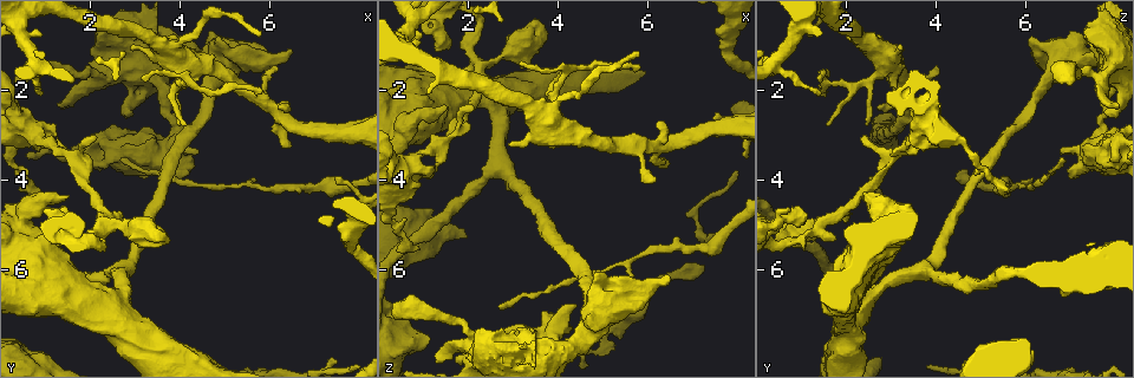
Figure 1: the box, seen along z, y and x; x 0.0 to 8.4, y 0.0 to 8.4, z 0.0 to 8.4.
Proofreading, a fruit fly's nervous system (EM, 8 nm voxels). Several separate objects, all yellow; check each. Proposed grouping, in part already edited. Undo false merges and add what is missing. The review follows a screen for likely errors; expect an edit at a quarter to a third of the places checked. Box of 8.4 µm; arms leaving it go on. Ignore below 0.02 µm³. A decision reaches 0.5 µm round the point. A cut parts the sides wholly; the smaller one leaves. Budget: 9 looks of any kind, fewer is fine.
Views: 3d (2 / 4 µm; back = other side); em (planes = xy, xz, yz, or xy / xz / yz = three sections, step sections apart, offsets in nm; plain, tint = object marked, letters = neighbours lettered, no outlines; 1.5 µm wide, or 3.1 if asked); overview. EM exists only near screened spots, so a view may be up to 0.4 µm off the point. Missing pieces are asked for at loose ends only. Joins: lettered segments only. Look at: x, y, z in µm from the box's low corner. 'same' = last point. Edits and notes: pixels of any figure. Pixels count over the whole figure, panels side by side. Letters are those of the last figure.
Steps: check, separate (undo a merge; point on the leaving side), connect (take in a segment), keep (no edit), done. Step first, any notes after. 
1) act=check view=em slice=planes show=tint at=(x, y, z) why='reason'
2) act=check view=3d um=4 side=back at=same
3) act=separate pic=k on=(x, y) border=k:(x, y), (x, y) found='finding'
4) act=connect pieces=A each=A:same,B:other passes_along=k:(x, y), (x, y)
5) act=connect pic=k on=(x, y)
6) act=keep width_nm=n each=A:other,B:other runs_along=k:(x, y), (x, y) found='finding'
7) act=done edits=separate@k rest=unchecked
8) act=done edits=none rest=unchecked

act=check view=3d um=4 at=(2.10, 3.05, 2.40)

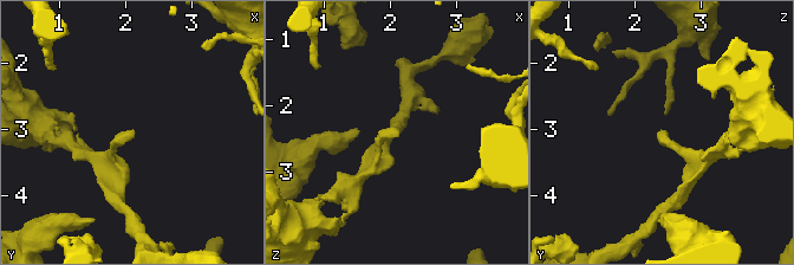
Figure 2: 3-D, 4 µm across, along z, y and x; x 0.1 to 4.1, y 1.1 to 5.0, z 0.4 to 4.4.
act=check view=em slice=planes show=plain at=(2.15, 3.05, 2.40) why='now the EM'

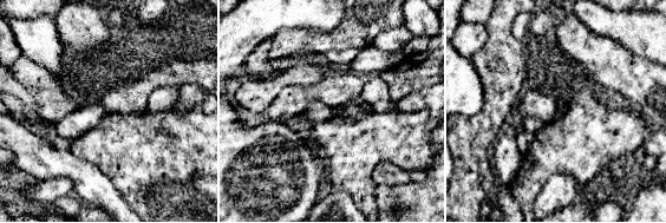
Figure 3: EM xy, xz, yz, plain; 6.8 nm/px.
act=check view=em slice=planes show=letters at=same

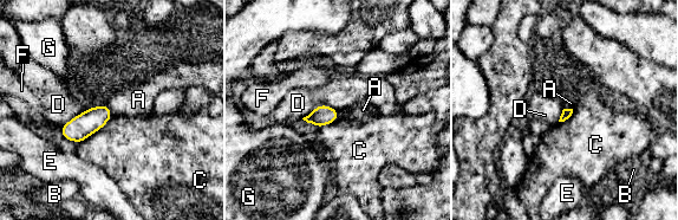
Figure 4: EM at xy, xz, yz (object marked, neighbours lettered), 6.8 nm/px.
act=keep longest_contact=C:300nm each=A:other,B:other,C:other,D:other,E:other,F:other,G:other border=4:(106, 104), (112, 114) found='no lettered segment goes on from it'

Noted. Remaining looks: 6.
act=check view=em slice=planes show=letters at=(4.35, 3.40, 6.80) why='branch stops here'

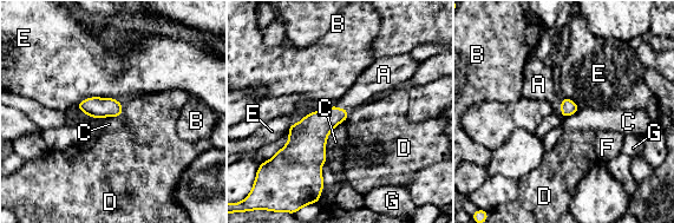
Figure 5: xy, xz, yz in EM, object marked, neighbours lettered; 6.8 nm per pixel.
act=connect pieces=A each=A:same,B:other,C:other,D:other,E:other,F:other,G:other passes_along=5:(568, 107), (561, 107), (538, 84) found='the neuron continues'

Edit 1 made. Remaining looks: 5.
act=check view=overview why='see it whole again'

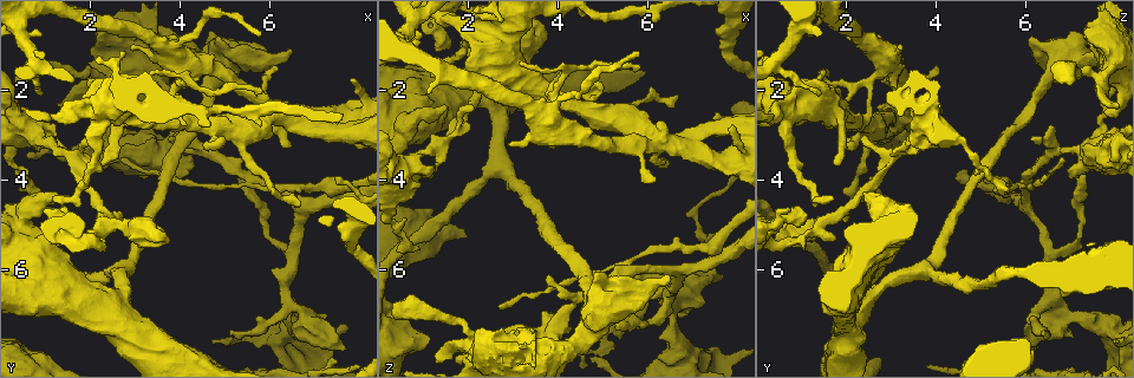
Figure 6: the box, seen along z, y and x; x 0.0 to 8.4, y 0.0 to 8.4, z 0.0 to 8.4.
act=check view=3d um=2 side=back at=(5.00, 1.10, 6.10) why='free end'

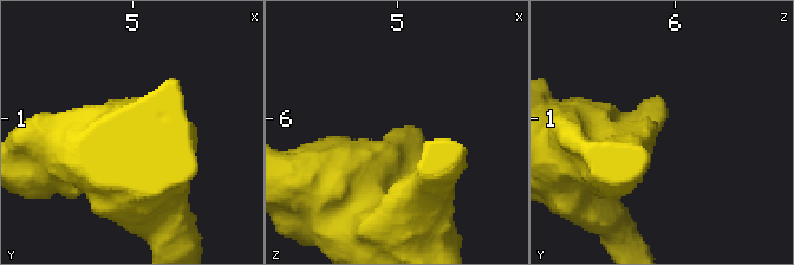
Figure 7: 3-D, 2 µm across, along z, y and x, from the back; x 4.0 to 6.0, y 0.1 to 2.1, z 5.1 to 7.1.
act=check view=em slice=yz step=4 show=tint at=(5.04, 1.02, 6.06) why='shape alone is not enough'

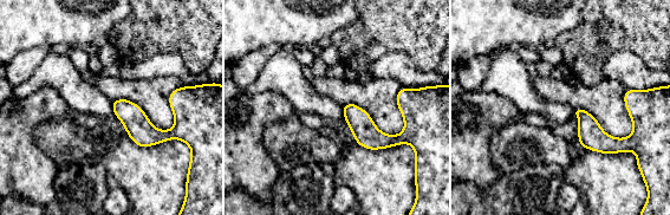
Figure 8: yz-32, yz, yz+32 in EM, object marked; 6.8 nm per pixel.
act=check view=em slice=planes show=letters at=same why='another direction'

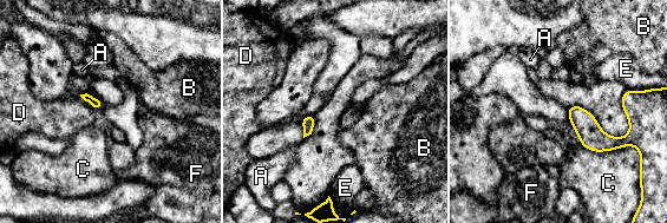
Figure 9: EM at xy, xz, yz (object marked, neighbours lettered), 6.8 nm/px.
act=keep each=A:other,B:other,C:other,D:other,E:other,F:other found='none of them fits'

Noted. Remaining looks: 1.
act=check view=em slice=planes show=letters at=(4.20, 0.85, 2.10) why='thick turns thin'

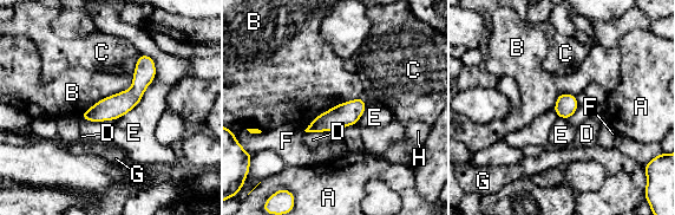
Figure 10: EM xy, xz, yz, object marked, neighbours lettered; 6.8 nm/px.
act=keep each=A:other,B:other,C:other,D:other,E:other,F:other,G:other,H:other runs_along=10:(148, 59), (122, 103), (85, 116) found='all the same neuron'

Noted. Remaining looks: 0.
act=done edits=connect@5 rest=unchecked

